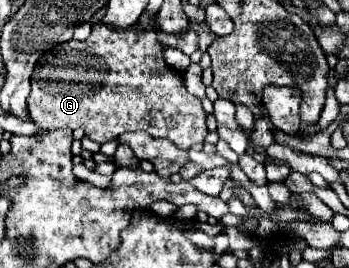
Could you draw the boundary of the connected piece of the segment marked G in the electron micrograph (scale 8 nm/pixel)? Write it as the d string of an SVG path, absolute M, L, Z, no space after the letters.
M155 17L151 19L149 27L135 23L125 29L115 29L113 25L99 21L93 23L87 41L71 39L45 51L31 75L31 95L27 99L31 121L41 131L53 131L59 127L83 127L85 135L97 143L107 143L109 139L115 139L127 131L145 131L155 139L169 139L175 147L185 151L197 143L203 143L209 131L205 125L207 115L201 107L201 99L187 93L181 73L165 63L165 45L157 39L157 33L161 33L161 27L157 27Z

